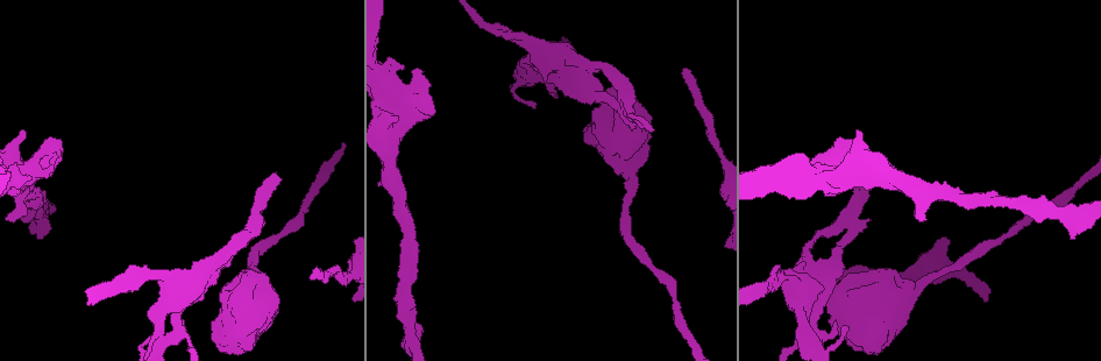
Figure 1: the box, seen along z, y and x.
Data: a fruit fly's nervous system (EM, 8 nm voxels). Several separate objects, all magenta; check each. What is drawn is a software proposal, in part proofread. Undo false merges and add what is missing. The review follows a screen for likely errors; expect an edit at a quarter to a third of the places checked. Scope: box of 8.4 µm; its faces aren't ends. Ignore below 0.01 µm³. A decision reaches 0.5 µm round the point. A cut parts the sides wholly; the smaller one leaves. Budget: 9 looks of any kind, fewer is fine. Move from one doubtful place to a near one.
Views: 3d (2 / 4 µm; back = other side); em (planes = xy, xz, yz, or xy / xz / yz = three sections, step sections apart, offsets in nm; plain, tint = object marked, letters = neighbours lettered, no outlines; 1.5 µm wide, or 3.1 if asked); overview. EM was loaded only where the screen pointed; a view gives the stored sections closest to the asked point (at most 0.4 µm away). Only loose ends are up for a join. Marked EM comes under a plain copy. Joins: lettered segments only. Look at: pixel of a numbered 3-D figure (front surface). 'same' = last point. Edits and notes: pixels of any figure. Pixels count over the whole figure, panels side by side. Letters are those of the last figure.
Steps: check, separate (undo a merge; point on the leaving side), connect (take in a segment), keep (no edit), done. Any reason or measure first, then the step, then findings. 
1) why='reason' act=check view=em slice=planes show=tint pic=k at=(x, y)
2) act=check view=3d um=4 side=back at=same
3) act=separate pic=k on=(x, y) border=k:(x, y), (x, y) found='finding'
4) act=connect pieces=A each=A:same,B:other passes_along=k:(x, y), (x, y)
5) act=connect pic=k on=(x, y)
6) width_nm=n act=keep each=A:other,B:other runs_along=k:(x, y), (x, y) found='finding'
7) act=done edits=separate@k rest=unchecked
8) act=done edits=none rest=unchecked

act=check view=em slice=xz step=4 show=letters pic=1 at=(858, 133)

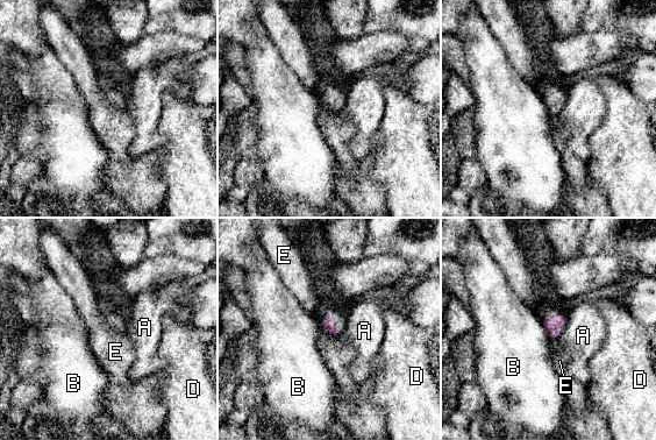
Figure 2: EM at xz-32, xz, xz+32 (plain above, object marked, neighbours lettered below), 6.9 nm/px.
act=check view=em slice=planes show=letters at=same

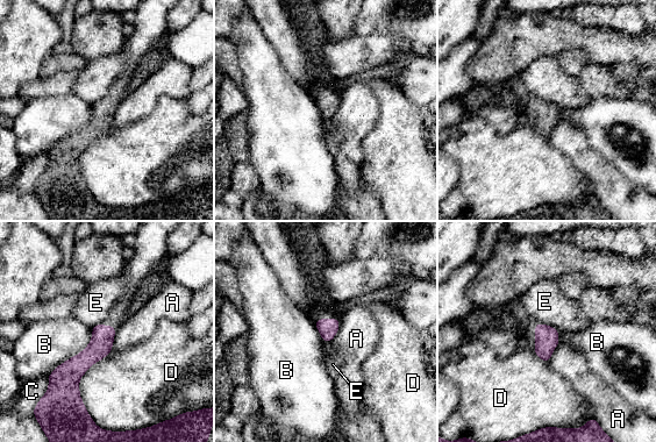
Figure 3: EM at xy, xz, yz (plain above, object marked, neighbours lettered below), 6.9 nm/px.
act=keep each=A:other,B:other,C:other,D:other,E:other border=3:(92, 328), (91, 341), (47, 376) found='none of them fits'

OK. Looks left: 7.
why='a fork' act=check view=3d um=2 pic=1 at=(391, 185)

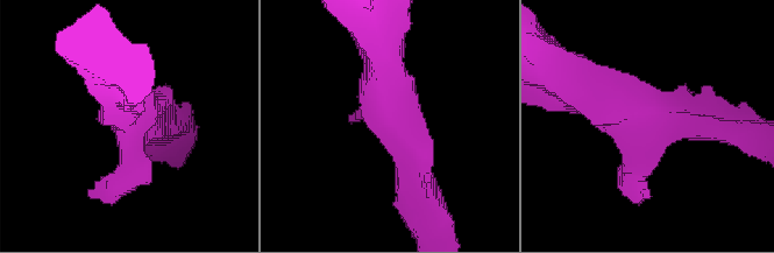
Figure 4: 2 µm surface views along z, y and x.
act=check view=em slice=xz step=8 show=letters pic=4 at=(652, 118)

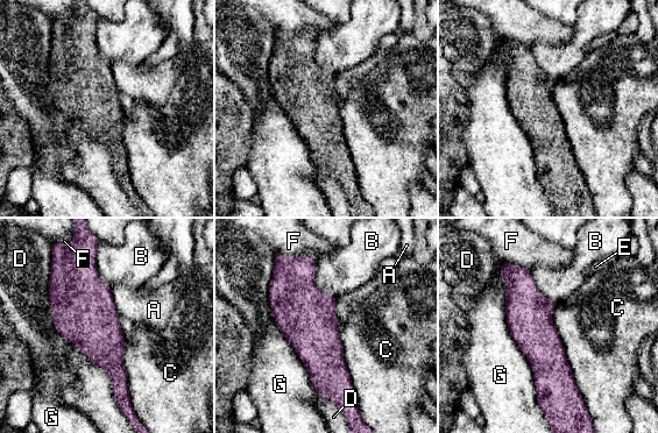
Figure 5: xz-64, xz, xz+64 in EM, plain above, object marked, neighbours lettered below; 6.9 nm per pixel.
act=keep each=A:other,B:other,C:other,D:other,E:other,F:other,G:other runs_along=5:(506, 265), (543, 347), (543, 398) found='one cell here'

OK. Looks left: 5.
why='an open end' act=check view=em slice=planes show=tint pic=1 at=(651, 125)

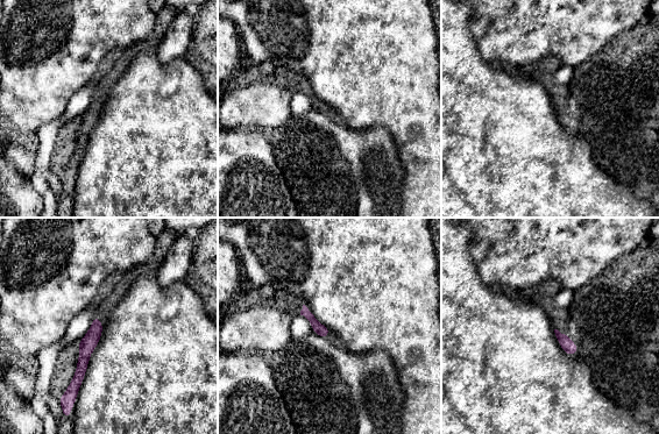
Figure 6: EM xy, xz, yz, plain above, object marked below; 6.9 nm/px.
act=check view=em slice=planes show=letters at=same

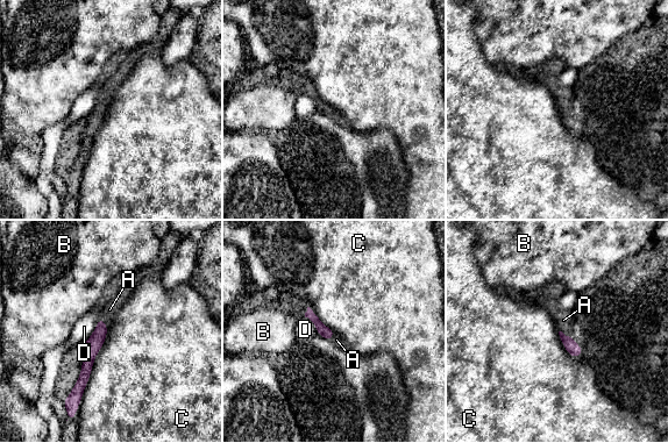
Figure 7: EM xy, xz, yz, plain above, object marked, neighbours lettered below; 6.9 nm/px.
act=connect pieces=A each=A:same,B:other,C:other,D:other passes_along=7:(93, 344), (104, 323), (109, 309) found='it goes on there'

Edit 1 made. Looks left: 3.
act=check view=overview

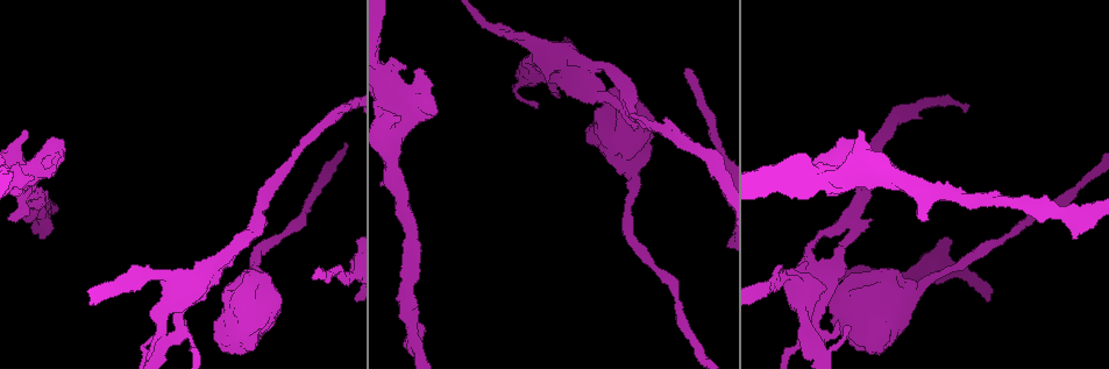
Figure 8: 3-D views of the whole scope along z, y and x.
why='free end' act=check view=3d um=2 pic=8 at=(318, 269)

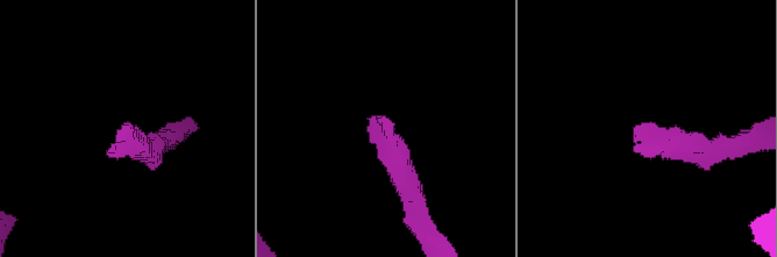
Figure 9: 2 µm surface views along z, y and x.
act=check view=em slice=planes show=letters pic=9 at=(124, 129)

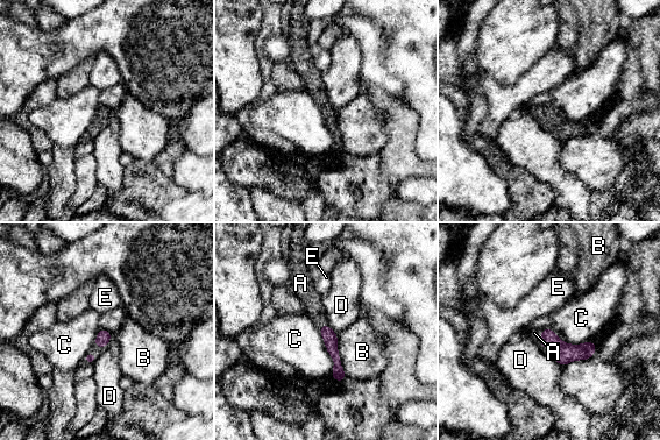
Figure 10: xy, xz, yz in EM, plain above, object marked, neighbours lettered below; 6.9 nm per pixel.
longest_contact=C:360nm act=connect pieces=A each=A:same,B:other,C:other,D:other,E:other found='it goes on there'

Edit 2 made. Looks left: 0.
act=done edits=connect@7,connect@10 rest=unchecked

